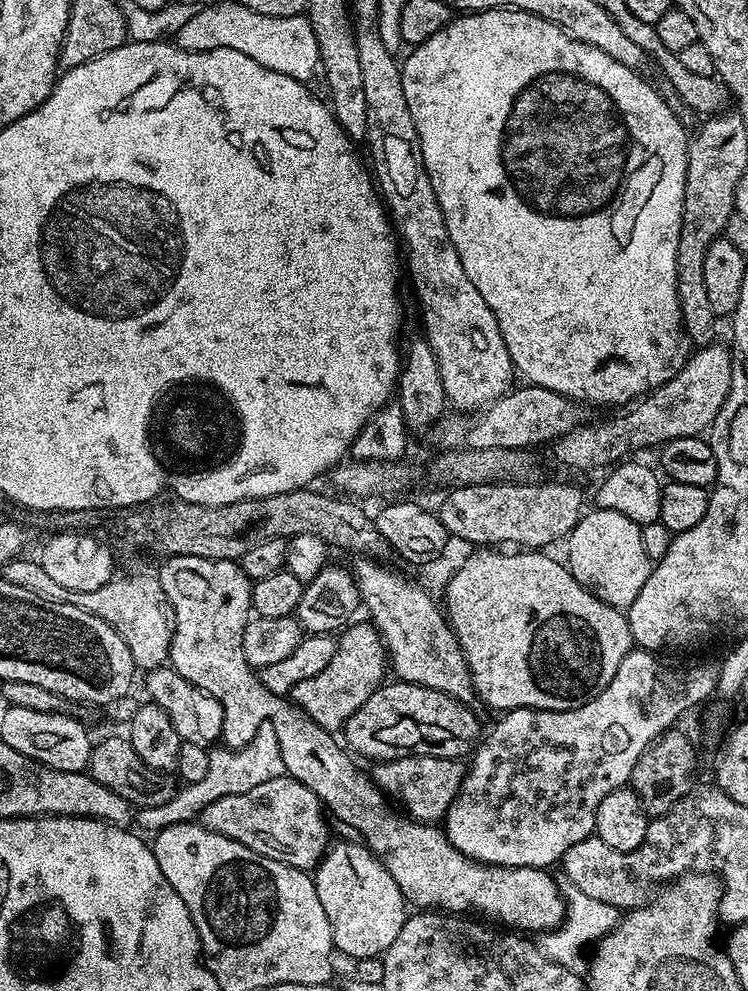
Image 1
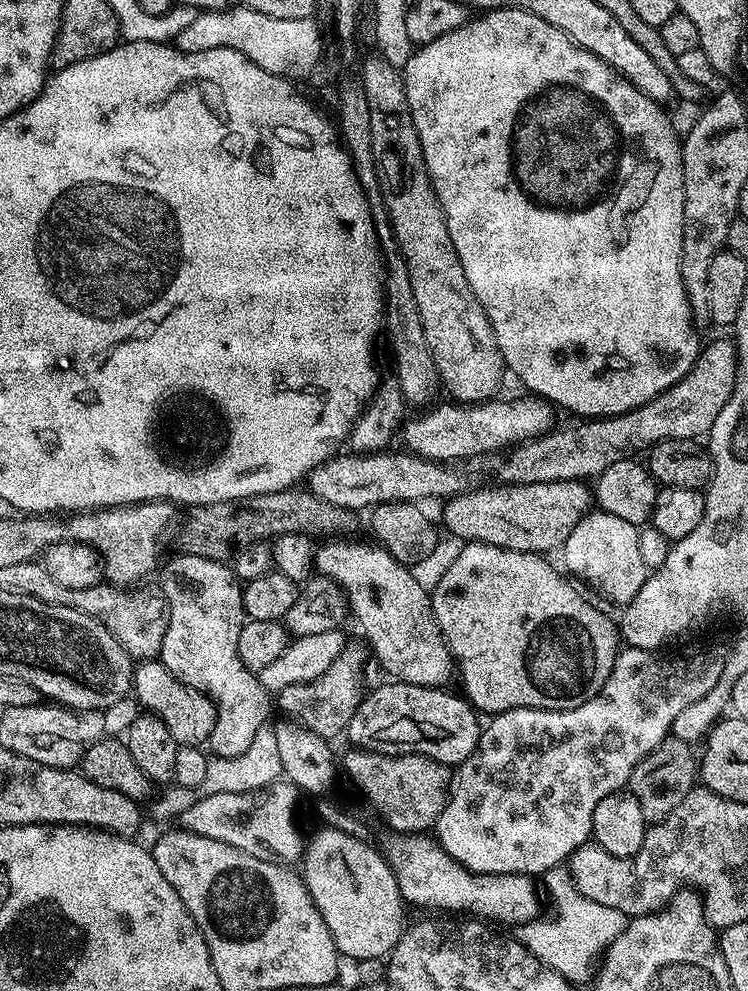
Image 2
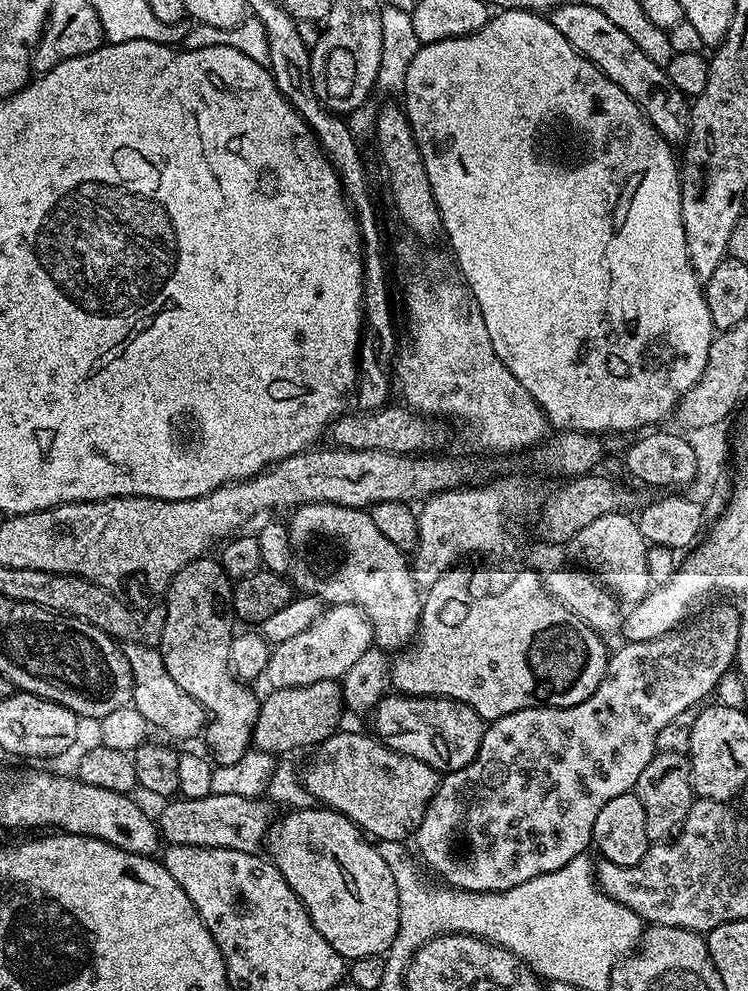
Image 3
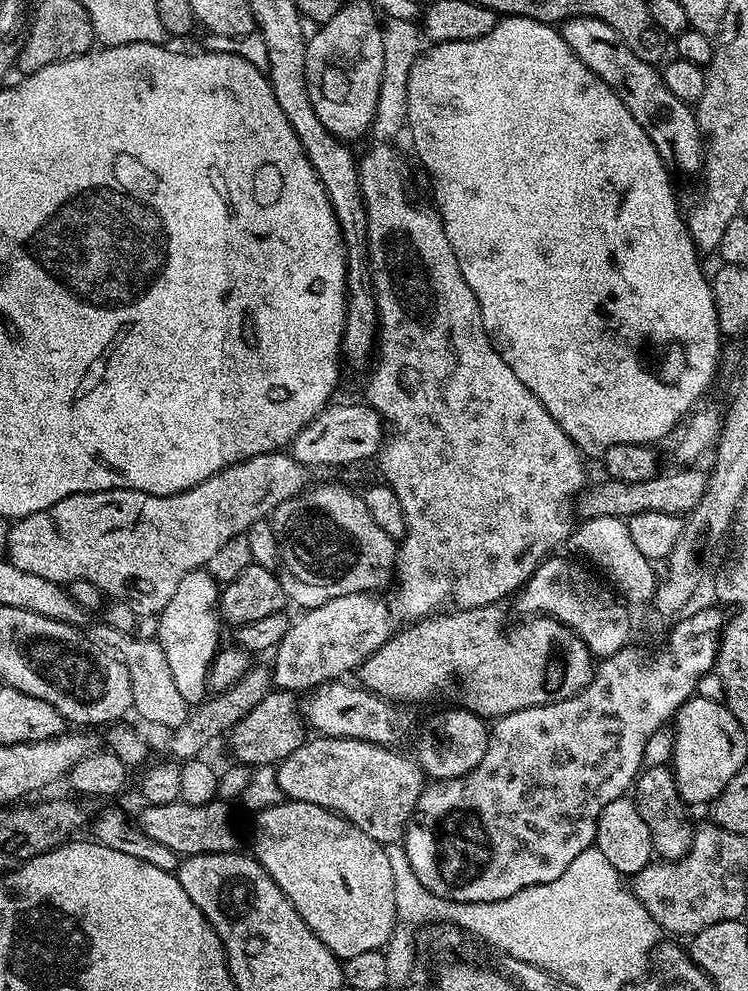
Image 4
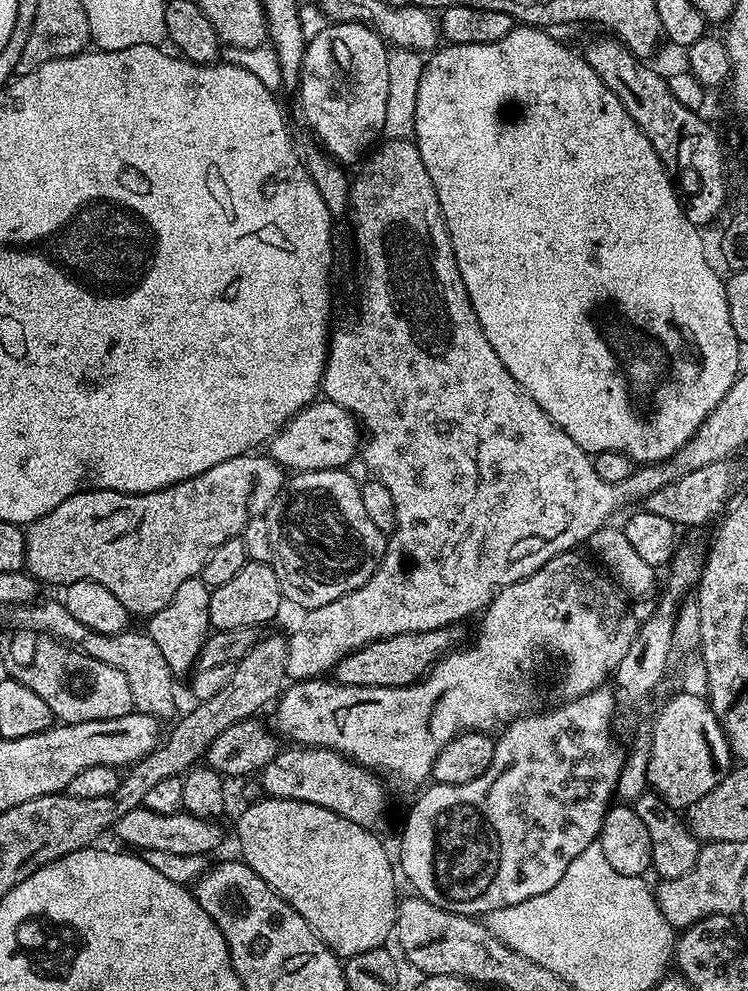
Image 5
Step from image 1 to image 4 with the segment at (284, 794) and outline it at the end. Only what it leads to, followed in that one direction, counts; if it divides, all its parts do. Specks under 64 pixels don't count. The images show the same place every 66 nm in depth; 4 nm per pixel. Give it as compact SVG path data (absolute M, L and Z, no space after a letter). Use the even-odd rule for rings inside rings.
M223 799L211 800L202 806L190 806L183 802L175 804L148 804L138 814L138 827L154 842L170 846L177 856L197 856L203 852L231 852L237 847L236 832L232 829L232 812Z

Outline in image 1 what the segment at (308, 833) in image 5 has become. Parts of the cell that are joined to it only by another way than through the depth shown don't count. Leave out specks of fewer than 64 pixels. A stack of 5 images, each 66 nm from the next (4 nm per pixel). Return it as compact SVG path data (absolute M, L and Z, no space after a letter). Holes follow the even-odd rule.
M360 842L355 843L333 843L314 869L318 898L322 902L322 910L326 910L326 918L330 918L335 951L345 952L346 955L352 956L353 961L371 956L383 957L394 942L394 938L398 938L406 919L406 911L404 912L406 901L402 890L398 890L398 882L390 878L386 866L380 864L367 846Z

